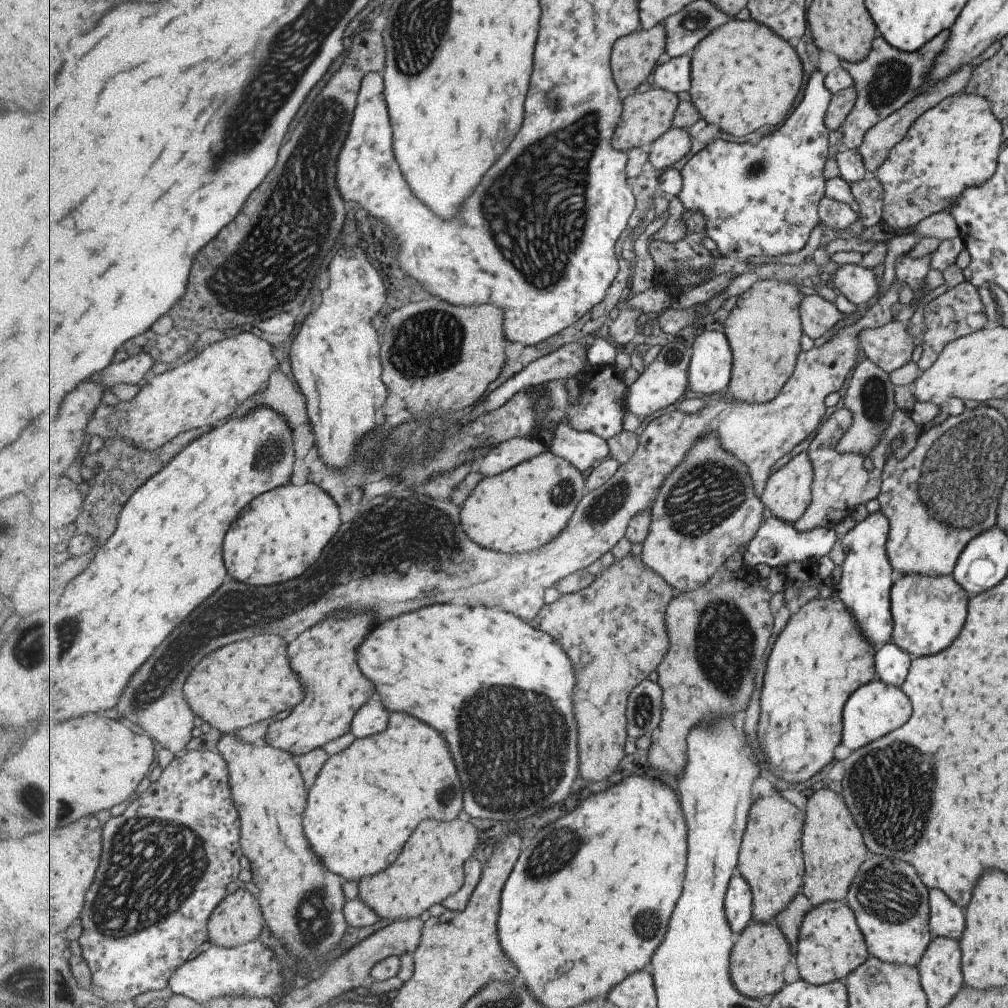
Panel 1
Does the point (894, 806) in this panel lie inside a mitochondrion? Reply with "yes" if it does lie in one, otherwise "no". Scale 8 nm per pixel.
yes

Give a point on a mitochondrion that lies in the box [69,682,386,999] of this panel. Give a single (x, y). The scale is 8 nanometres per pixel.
(154, 864)

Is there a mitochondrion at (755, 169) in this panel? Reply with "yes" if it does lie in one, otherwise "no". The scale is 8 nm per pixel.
yes

